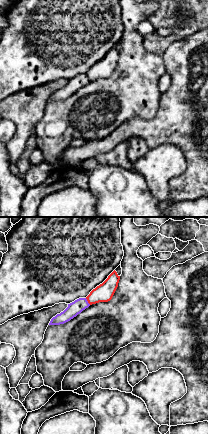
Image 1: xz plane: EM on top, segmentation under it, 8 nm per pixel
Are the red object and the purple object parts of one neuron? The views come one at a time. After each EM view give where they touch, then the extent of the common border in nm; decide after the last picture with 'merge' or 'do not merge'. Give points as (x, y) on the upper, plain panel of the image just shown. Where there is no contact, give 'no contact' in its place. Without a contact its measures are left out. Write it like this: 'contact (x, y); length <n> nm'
contact (87, 76); length 70 nm

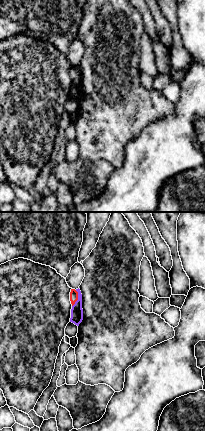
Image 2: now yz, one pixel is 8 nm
contact (77, 74); length 140 nm

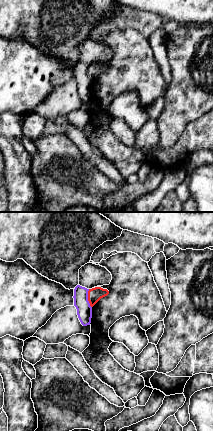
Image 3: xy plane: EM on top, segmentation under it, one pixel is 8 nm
contact (88, 74); length 150 nm

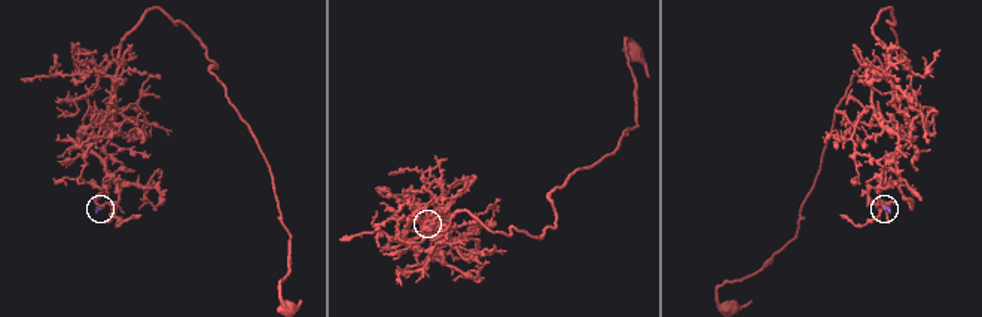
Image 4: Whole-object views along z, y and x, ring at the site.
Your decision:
do not merge

